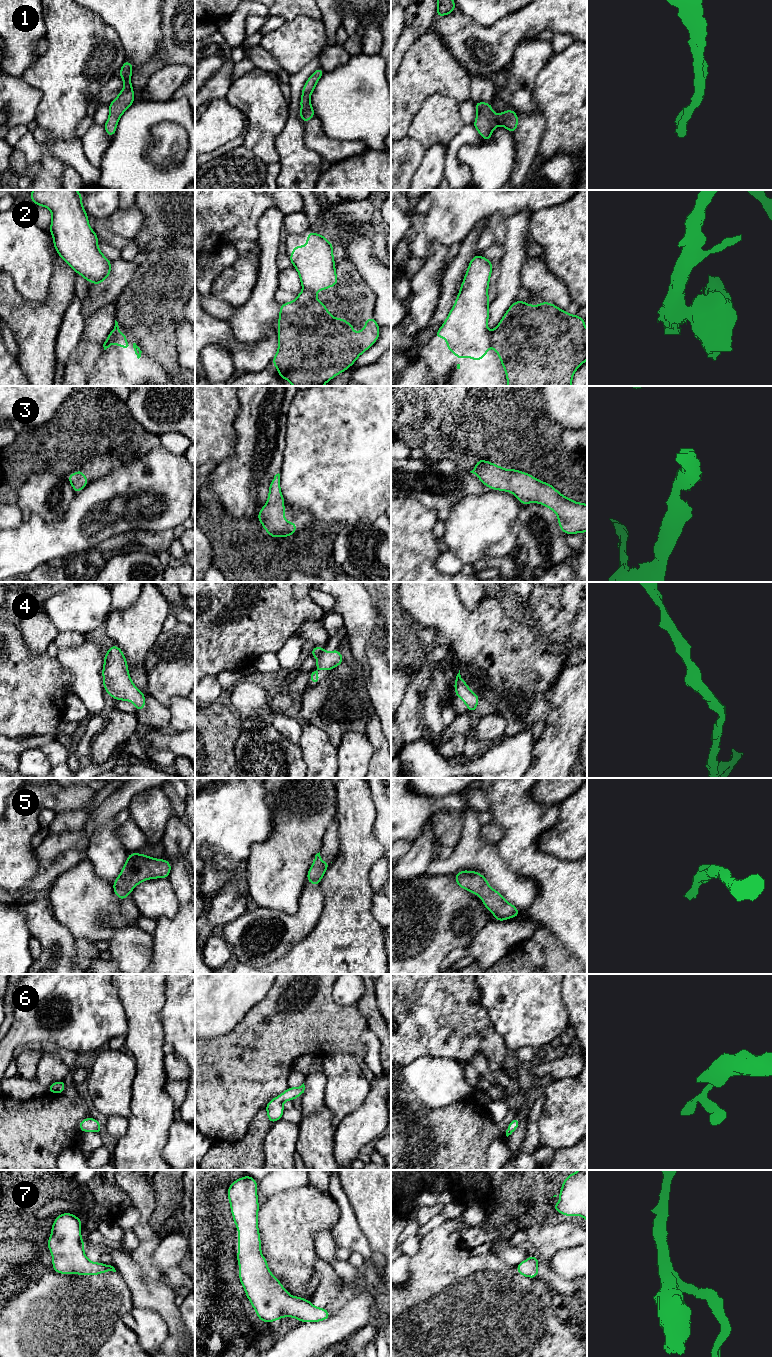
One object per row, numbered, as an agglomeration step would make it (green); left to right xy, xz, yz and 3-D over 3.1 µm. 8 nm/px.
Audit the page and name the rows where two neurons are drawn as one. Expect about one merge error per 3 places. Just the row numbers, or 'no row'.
2

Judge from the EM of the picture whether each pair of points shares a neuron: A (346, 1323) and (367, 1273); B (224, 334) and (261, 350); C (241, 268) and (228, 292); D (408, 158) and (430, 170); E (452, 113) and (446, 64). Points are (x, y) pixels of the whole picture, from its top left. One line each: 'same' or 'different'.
A: same
B: same
C: same
D: different
E: different

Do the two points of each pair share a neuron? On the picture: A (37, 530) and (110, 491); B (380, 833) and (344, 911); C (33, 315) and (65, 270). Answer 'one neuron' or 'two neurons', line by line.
A: one neuron
B: two neurons
C: one neuron

